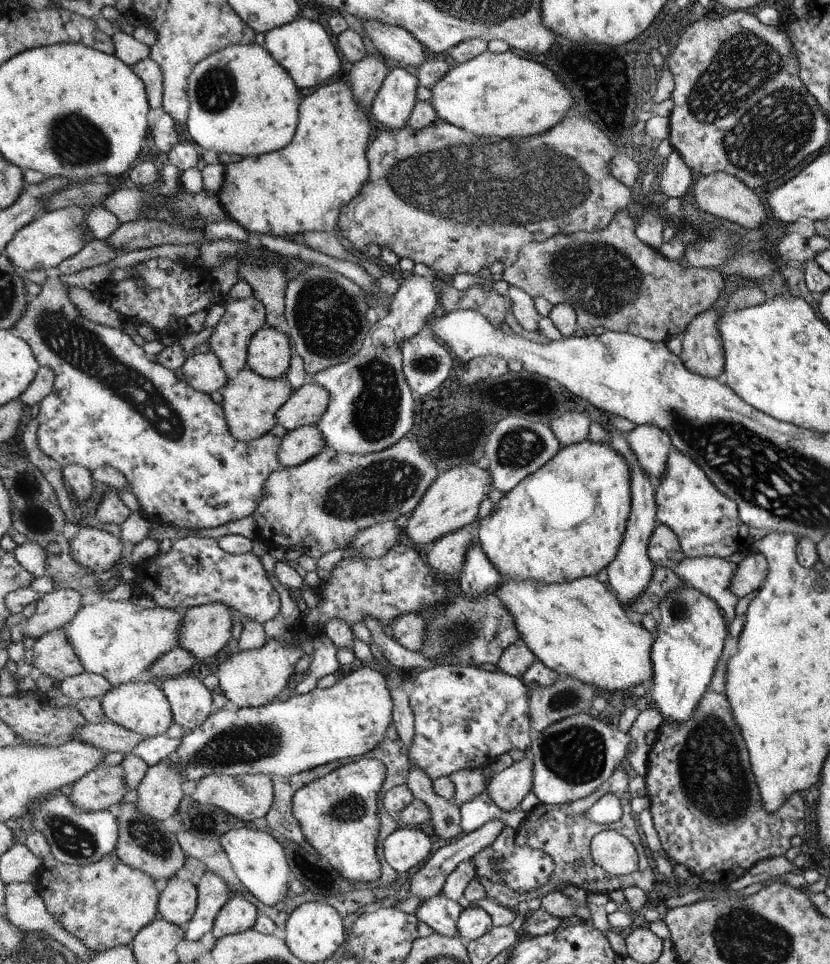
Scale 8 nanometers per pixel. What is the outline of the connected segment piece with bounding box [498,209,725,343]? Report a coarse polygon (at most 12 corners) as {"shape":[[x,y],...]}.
{"shape":[[602,230],[528,243],[498,279],[571,304],[578,328],[656,343],[725,288],[640,240]]}

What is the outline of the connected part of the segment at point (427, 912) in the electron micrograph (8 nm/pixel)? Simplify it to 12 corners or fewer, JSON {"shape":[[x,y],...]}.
{"shape":[[434,895],[415,915],[436,933],[459,937],[458,901]]}

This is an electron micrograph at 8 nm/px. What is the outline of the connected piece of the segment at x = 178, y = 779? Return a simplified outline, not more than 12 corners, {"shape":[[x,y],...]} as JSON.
{"shape":[[170,758],[148,767],[137,786],[141,813],[176,817],[187,778]]}

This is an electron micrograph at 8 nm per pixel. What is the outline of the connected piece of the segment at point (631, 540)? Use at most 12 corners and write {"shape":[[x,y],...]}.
{"shape":[[624,433],[610,446],[630,462],[631,516],[608,586],[629,604],[648,586],[656,564],[648,540],[657,502],[647,472]]}

